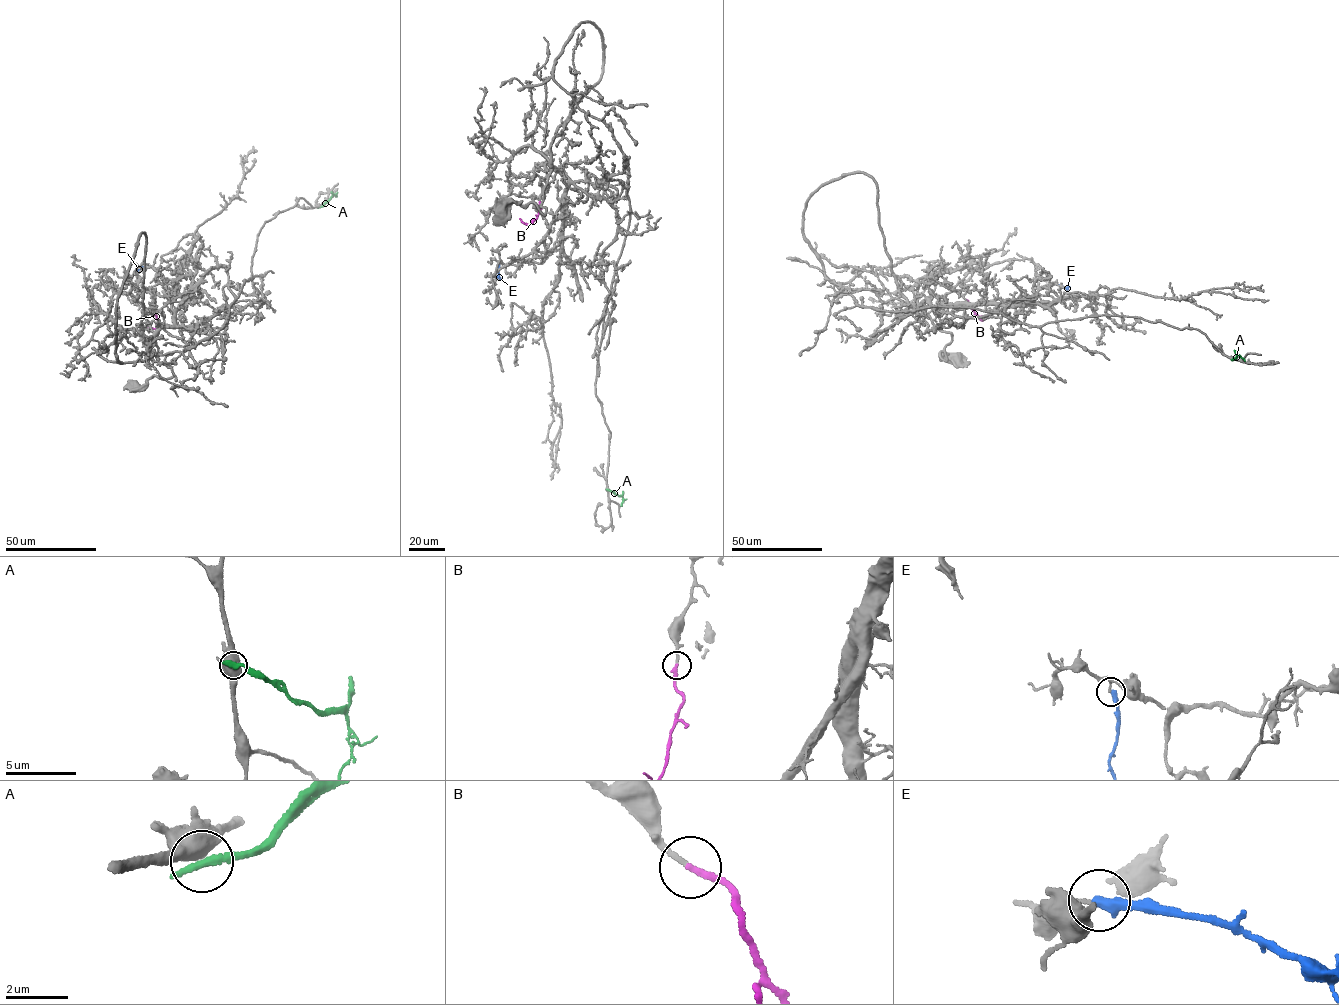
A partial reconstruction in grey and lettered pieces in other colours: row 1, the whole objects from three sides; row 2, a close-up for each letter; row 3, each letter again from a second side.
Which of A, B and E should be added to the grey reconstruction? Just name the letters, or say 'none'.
B

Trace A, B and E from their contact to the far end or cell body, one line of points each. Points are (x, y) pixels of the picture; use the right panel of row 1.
A: (1232, 359), (1237, 355), (1245, 361)
B: (965, 299), (983, 321), (981, 315)
E: (1053, 284), (1069, 287)

